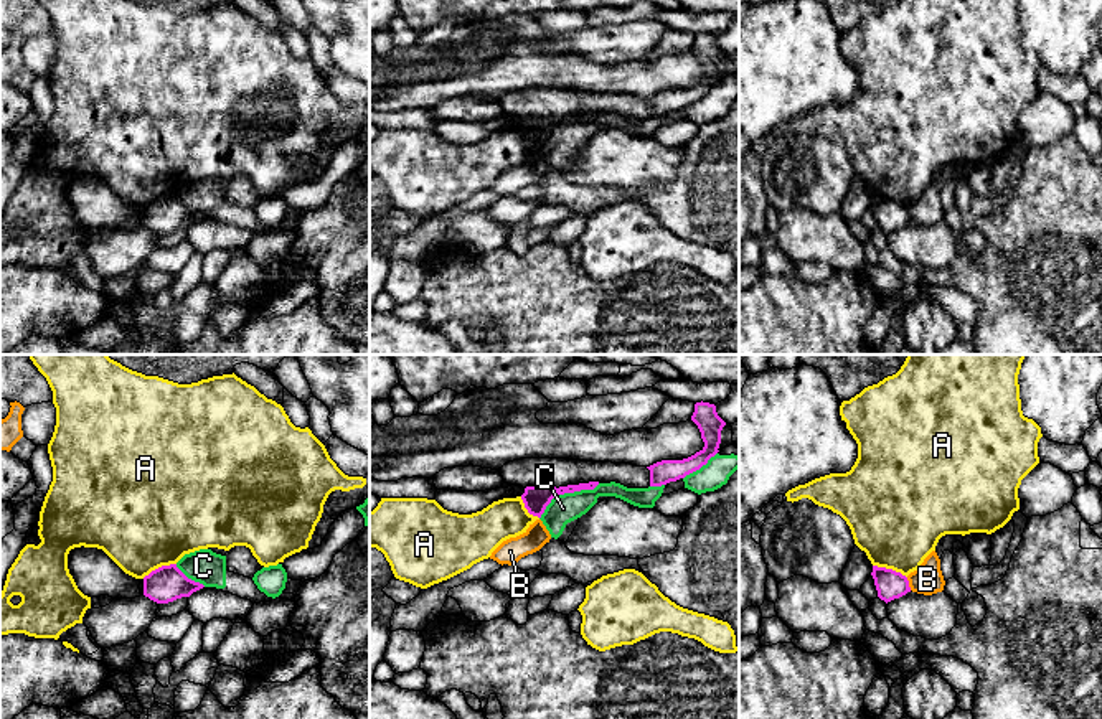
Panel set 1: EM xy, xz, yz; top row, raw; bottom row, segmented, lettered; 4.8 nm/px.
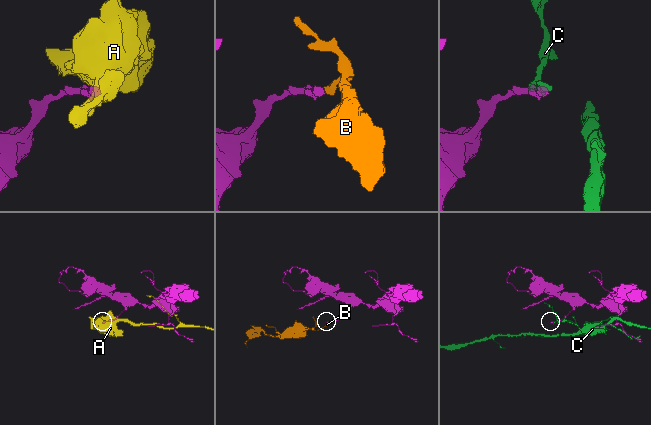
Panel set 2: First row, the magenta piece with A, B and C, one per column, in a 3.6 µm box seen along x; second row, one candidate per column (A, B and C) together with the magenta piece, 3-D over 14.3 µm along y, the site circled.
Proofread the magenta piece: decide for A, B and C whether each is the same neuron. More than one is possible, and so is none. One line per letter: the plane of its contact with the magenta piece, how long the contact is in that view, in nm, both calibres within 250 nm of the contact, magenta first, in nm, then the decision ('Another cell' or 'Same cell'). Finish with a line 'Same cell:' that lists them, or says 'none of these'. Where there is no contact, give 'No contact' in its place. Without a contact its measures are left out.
A: Touches magenta in yz. Shared border 180 nm. Thickness 140 nm (magenta) against 440 nm. Another cell
B: Touches magenta in yz. Shared border 70 nm. Thickness 140 nm (magenta) against 150 nm. Another cell
C: Touches magenta in xz. Shared border 340 nm. Thickness 120 nm (magenta) against 140 nm. Another cell
Same cell: none of these

